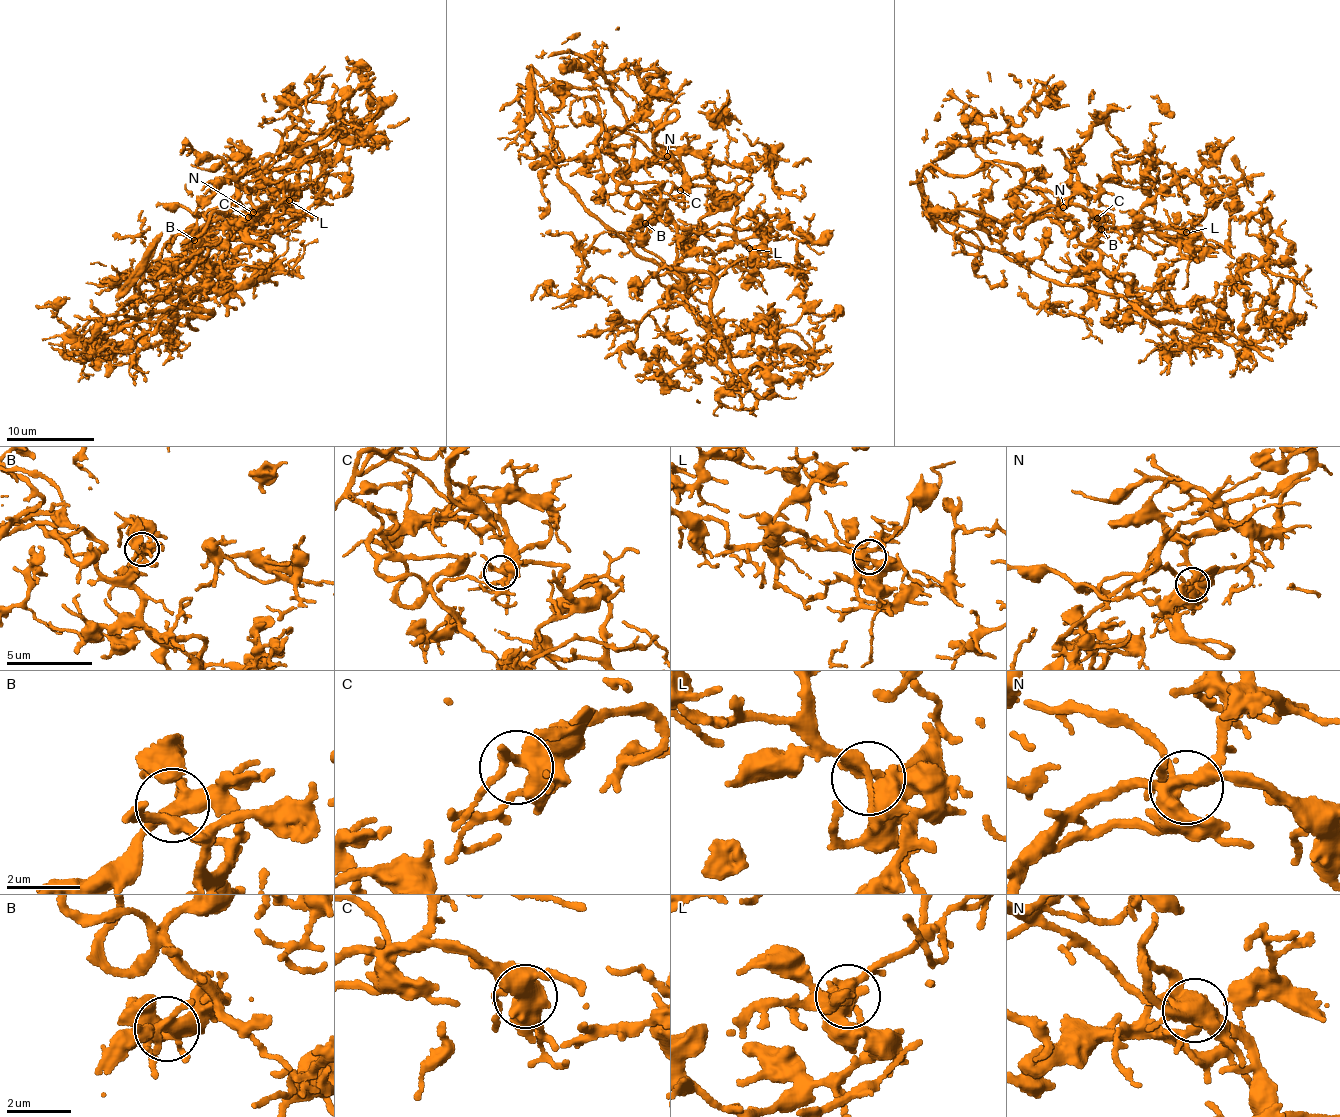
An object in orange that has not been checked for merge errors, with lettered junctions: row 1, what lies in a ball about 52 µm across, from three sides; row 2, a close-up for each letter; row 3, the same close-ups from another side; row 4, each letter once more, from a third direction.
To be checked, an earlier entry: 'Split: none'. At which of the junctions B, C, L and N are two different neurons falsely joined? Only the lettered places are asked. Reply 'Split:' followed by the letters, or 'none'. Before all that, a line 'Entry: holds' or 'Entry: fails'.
Entry: holds
Split: none

